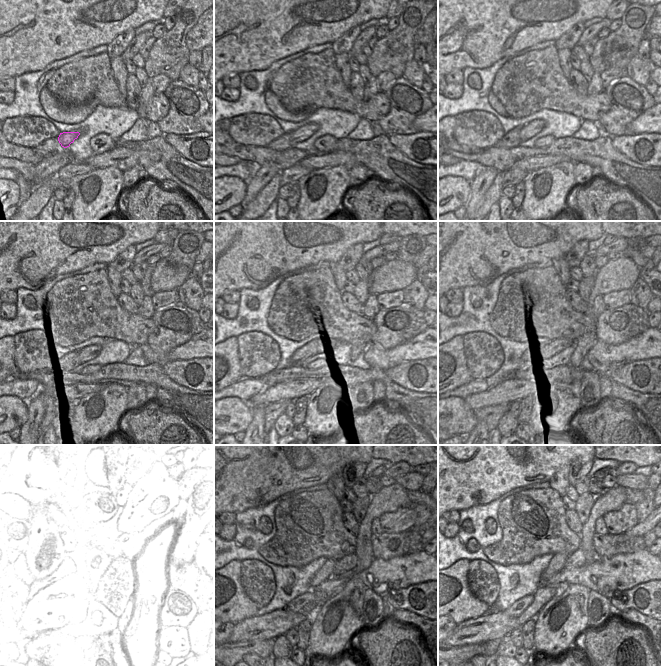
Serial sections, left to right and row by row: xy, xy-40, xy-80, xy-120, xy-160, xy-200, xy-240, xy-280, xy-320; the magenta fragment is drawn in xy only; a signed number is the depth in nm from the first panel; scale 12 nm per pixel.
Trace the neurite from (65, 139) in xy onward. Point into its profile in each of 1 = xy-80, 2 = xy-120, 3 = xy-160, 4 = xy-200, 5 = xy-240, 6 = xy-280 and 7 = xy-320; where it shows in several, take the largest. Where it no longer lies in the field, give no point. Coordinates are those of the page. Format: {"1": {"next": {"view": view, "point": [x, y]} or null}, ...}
{"1": {"next": {"view": "xy-80", "point": [528, 131]}}, "2": {"next": {"view": "xy-120", "point": [90, 352]}}, "3": {"next": {"view": "xy-160", "point": [319, 349]}}, "4": {"next": {"view": "xy-200", "point": [555, 346]}}, "5": {"next": {"view": "xy-240", "point": [119, 566]}}, "6": {"next": {"view": "xy-280", "point": [348, 563]}}, "7": {"next": {"view": "xy-320", "point": [577, 559]}}}

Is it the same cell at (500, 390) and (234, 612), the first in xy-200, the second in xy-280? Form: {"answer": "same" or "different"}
{"answer": "different"}

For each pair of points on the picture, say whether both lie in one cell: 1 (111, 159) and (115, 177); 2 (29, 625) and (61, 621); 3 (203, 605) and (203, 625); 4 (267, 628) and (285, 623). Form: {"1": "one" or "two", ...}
{"1": "two", "2": "one", "3": "two", "4": "one"}

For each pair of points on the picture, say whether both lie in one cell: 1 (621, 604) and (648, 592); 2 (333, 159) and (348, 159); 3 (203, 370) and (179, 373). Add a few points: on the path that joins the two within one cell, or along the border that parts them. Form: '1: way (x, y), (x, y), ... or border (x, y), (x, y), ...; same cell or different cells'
1: way (628, 601), (631, 598), (641, 598); same cell
2: way (337, 159), (344, 159); same cell
3: way (197, 370), (185, 369); same cell

